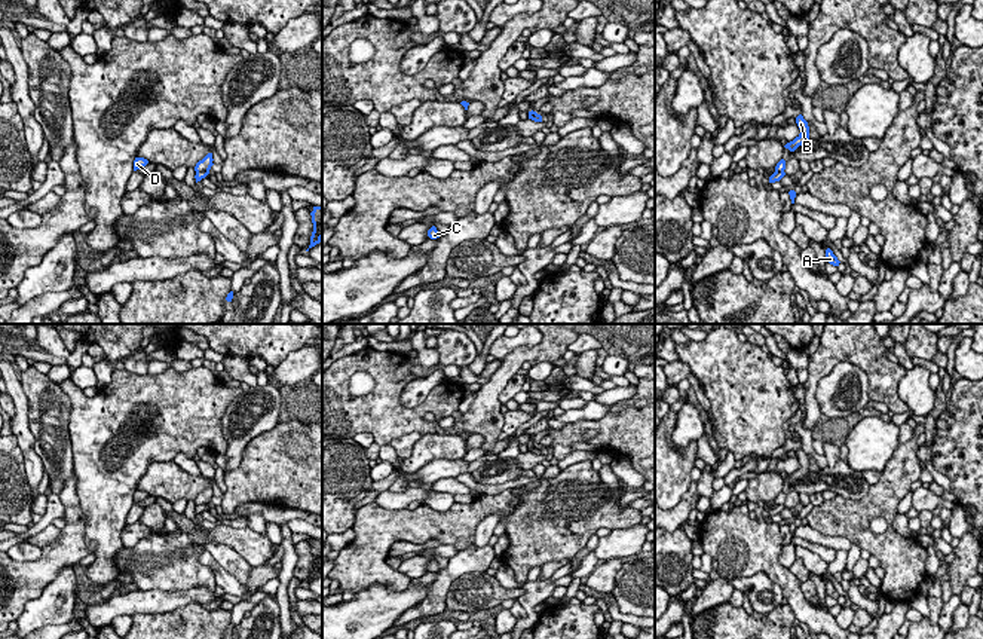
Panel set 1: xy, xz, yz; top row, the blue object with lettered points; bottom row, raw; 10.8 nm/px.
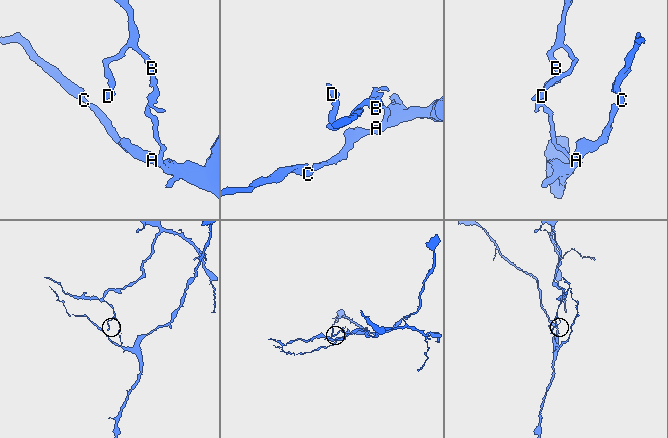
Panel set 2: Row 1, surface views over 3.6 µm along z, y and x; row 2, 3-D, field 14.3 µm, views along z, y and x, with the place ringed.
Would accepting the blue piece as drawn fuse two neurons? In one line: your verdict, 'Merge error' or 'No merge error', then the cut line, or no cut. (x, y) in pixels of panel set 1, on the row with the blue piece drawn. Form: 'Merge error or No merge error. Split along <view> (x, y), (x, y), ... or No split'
Merge error. Split along xy (208, 170), (196, 173)

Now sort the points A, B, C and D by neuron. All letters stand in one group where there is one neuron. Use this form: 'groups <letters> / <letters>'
groups A C / B D

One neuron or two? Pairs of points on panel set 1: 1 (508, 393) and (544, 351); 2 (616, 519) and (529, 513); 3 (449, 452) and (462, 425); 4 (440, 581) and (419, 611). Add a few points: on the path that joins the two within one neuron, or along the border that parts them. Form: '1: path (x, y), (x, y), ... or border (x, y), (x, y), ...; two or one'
1: border (517, 373), (501, 393), (501, 403); two
2: path (594, 513), (551, 513); one
3: border (449, 433), (459, 436); two
4: path (438, 589), (437, 595), (426, 605); one

